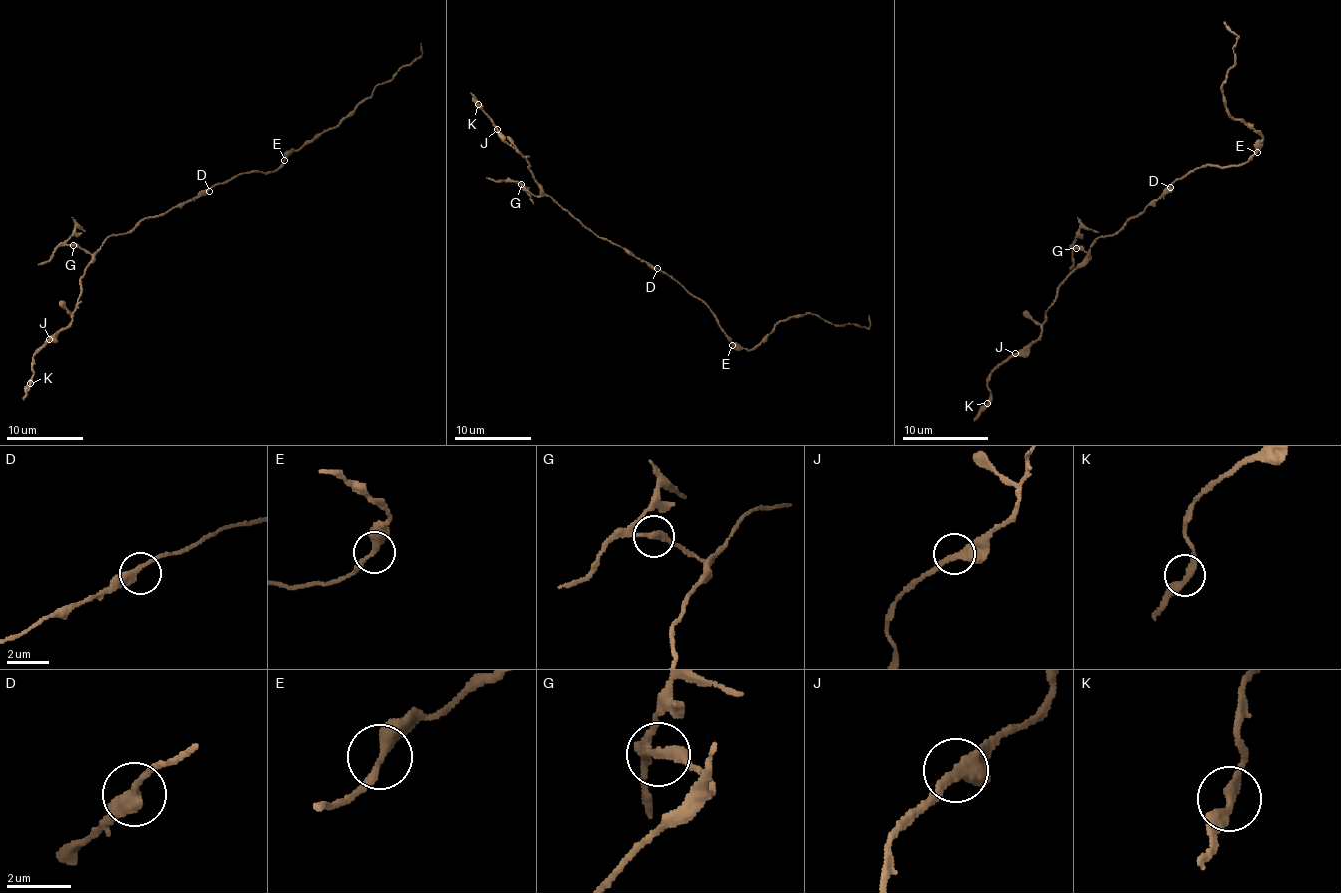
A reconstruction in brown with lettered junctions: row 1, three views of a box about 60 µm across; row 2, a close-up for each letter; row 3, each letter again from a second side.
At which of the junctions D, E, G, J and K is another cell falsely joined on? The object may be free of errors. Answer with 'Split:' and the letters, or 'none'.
Split: G

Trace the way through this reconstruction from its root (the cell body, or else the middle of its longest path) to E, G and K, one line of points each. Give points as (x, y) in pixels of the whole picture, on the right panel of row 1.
E: (1162, 196), (1179, 178), (1198, 168), (1241, 165), (1257, 152)
G: (1162, 196), (1114, 234), (1099, 237), (1090, 247), (1088, 258), (1075, 247)
K: (1162, 196), (1114, 234), (1093, 243), (1090, 254), (1058, 288), (1043, 331), (991, 372), (987, 403)

